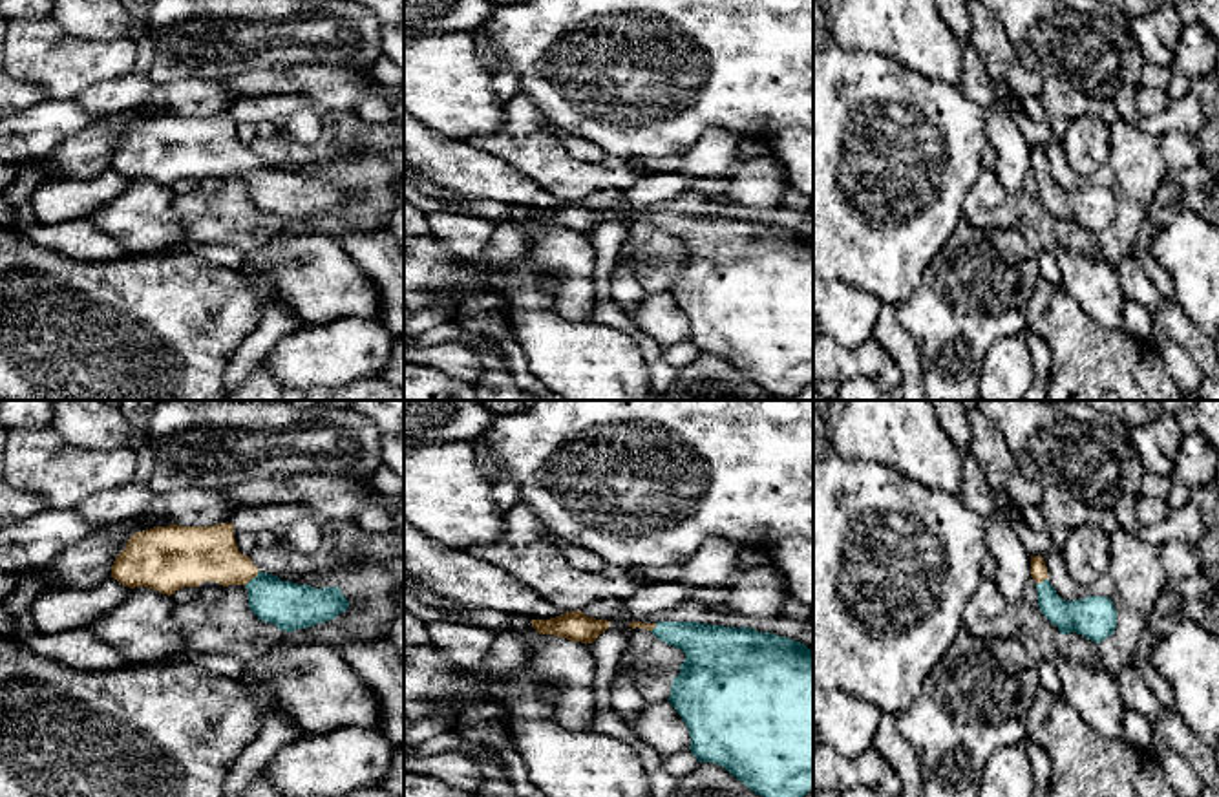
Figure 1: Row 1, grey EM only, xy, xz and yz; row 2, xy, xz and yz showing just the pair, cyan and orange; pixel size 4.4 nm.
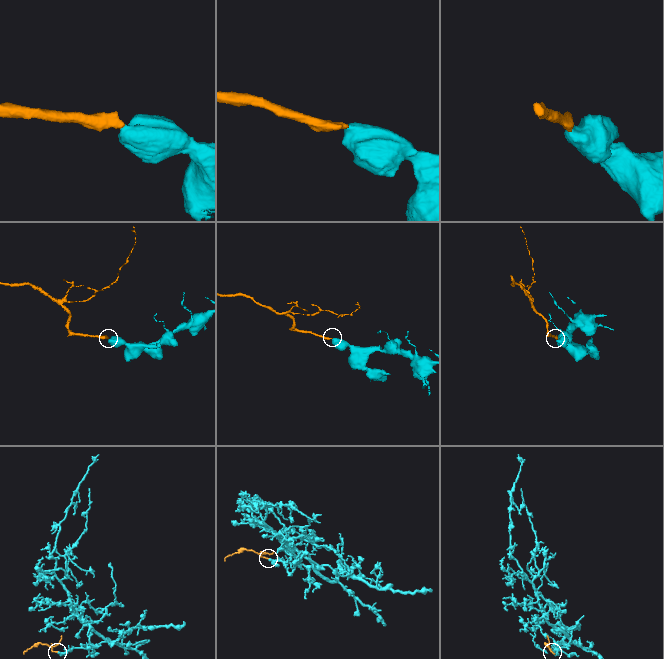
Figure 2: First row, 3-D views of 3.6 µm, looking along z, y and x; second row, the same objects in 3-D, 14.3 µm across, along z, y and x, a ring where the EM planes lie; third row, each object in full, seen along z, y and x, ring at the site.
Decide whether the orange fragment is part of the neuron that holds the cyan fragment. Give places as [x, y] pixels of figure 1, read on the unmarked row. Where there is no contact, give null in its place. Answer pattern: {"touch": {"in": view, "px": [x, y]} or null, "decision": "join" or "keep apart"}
{"touch": {"in": "xy", "px": [253, 169]}, "decision": "join"}

